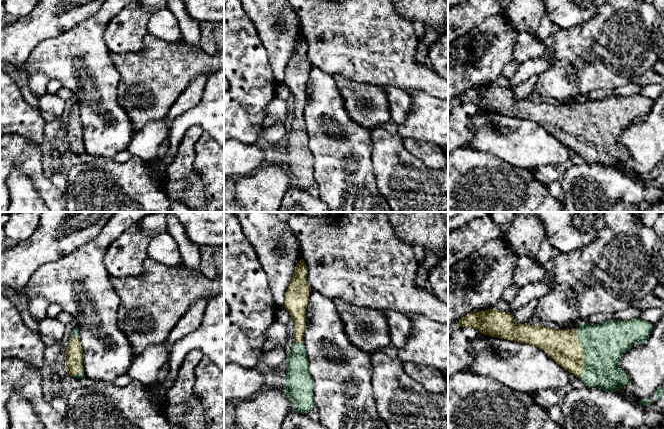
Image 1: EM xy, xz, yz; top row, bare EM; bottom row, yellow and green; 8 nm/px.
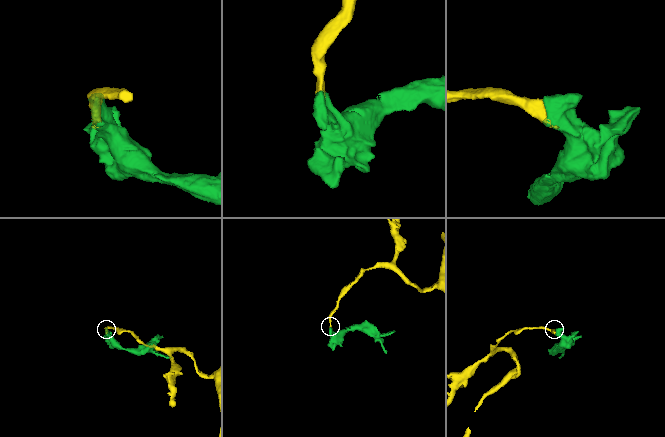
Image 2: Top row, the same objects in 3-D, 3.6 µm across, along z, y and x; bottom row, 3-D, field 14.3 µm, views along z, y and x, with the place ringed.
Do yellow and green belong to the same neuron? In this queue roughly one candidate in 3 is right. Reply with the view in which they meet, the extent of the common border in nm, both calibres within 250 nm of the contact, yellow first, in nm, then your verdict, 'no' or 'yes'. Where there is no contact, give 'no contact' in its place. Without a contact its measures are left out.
meets yellow in yz; contact 380 nm long; 280 nm thick on the yellow side, 340 nm on the other; yes

